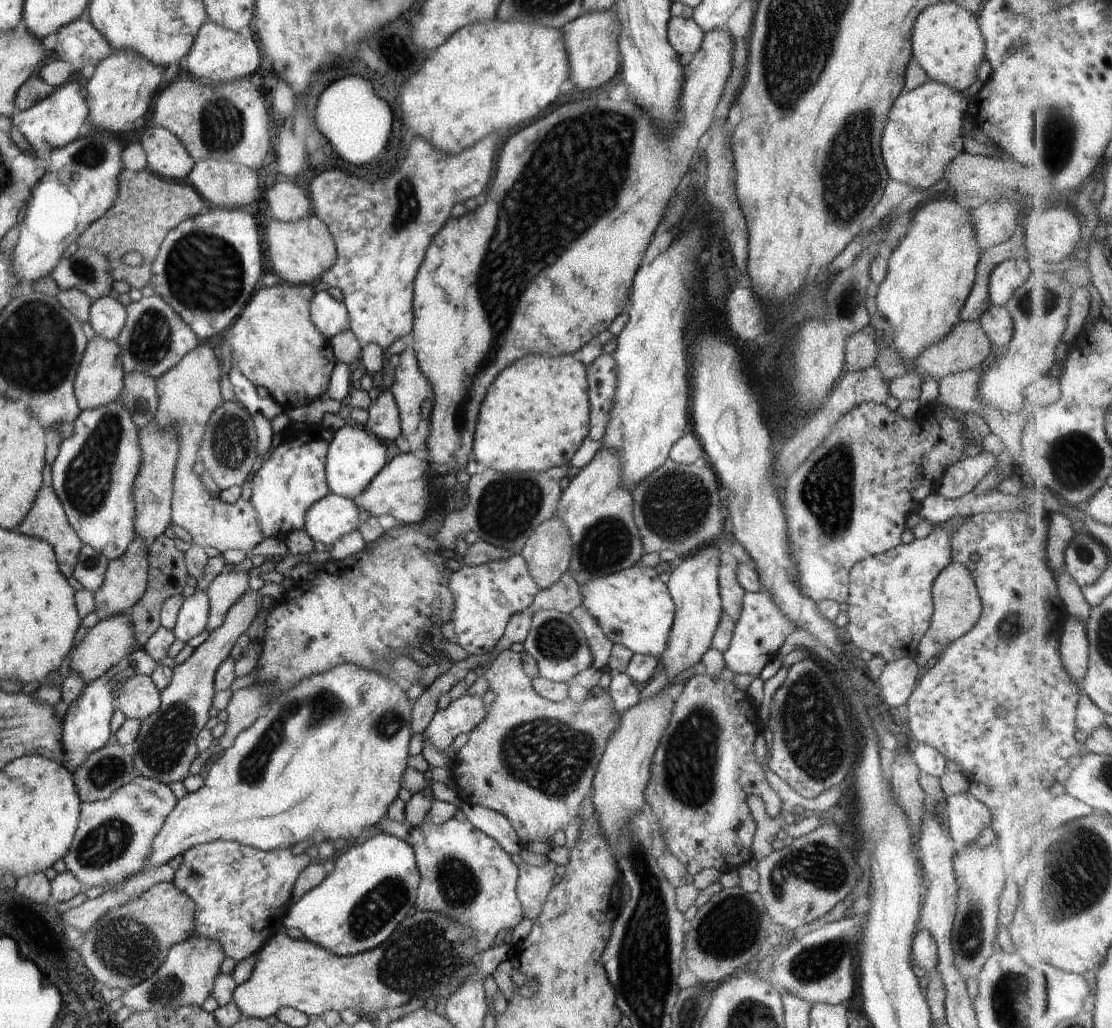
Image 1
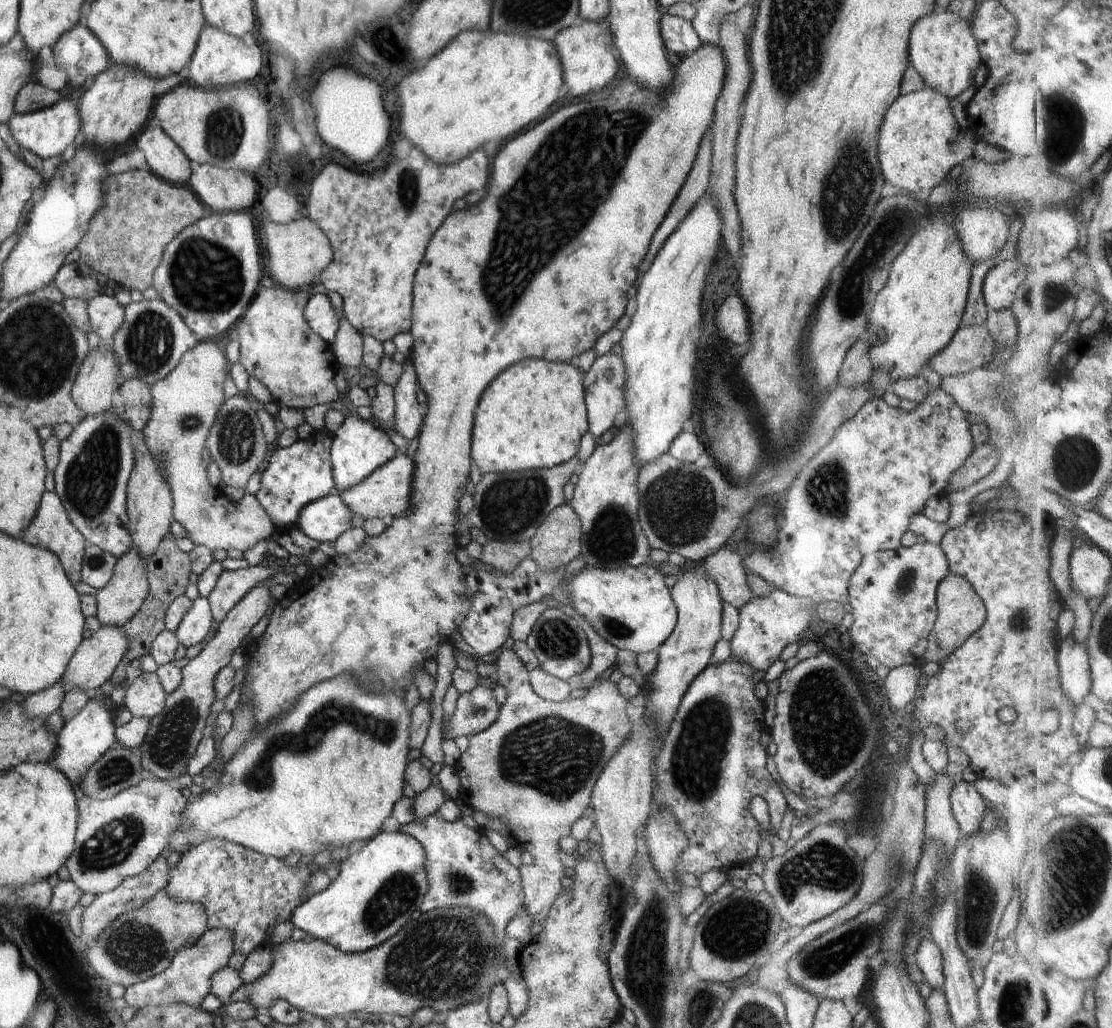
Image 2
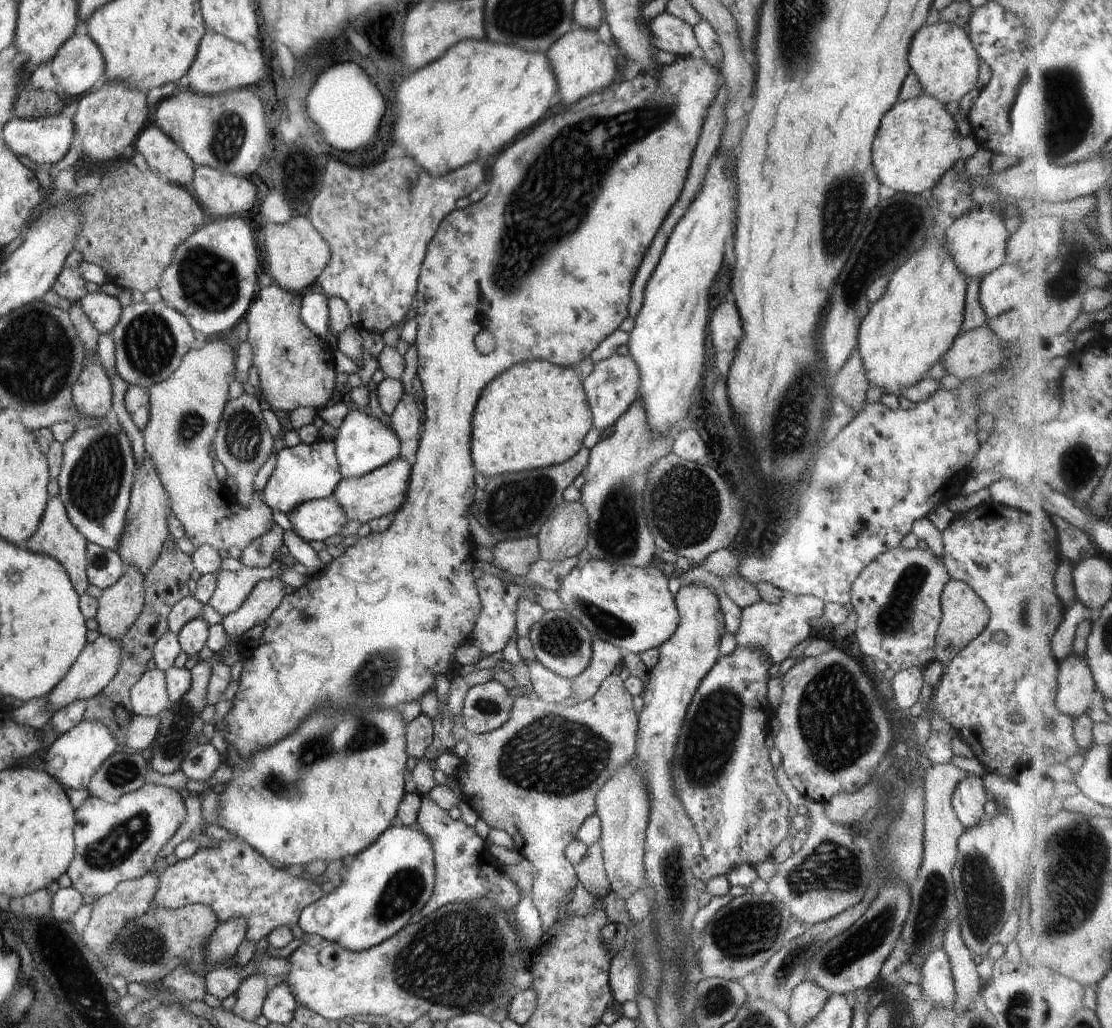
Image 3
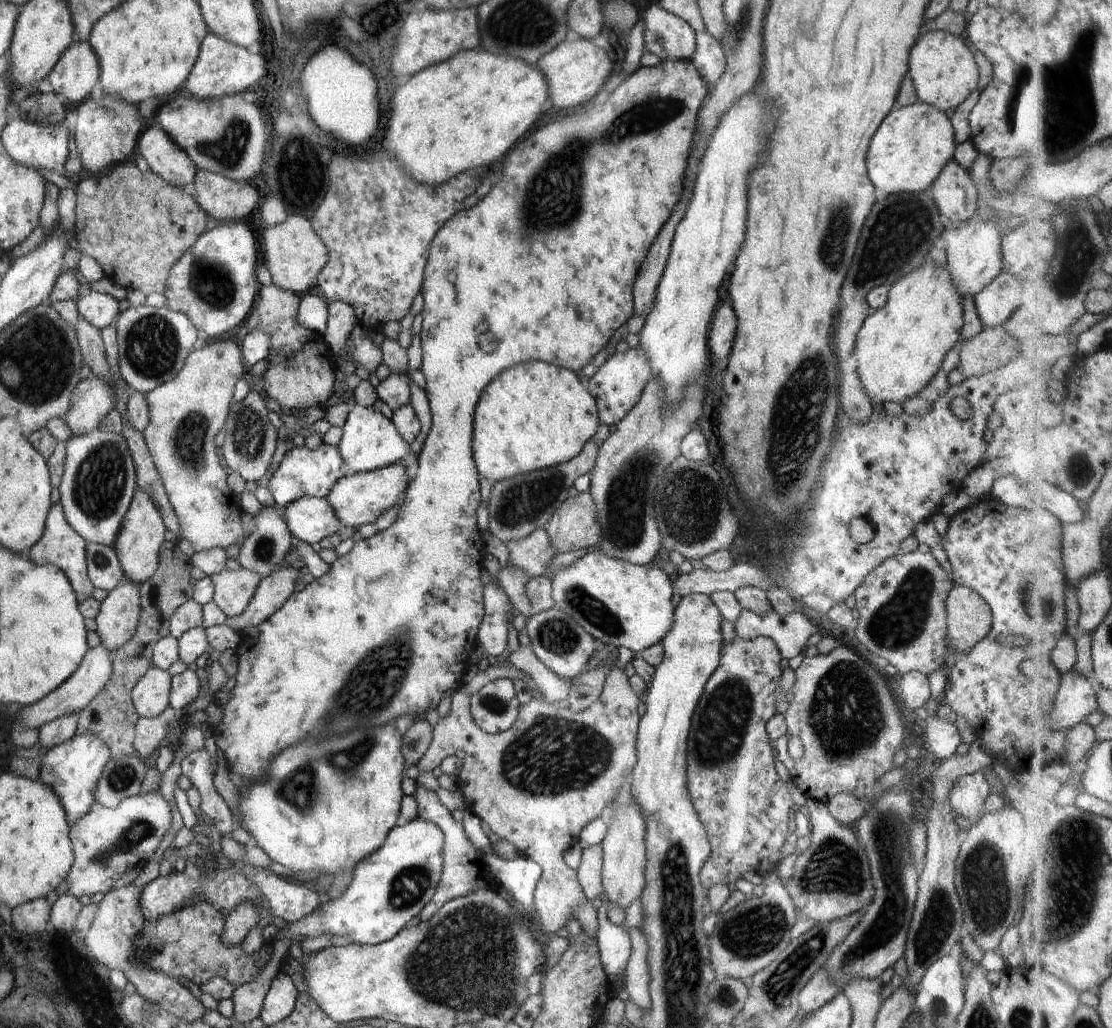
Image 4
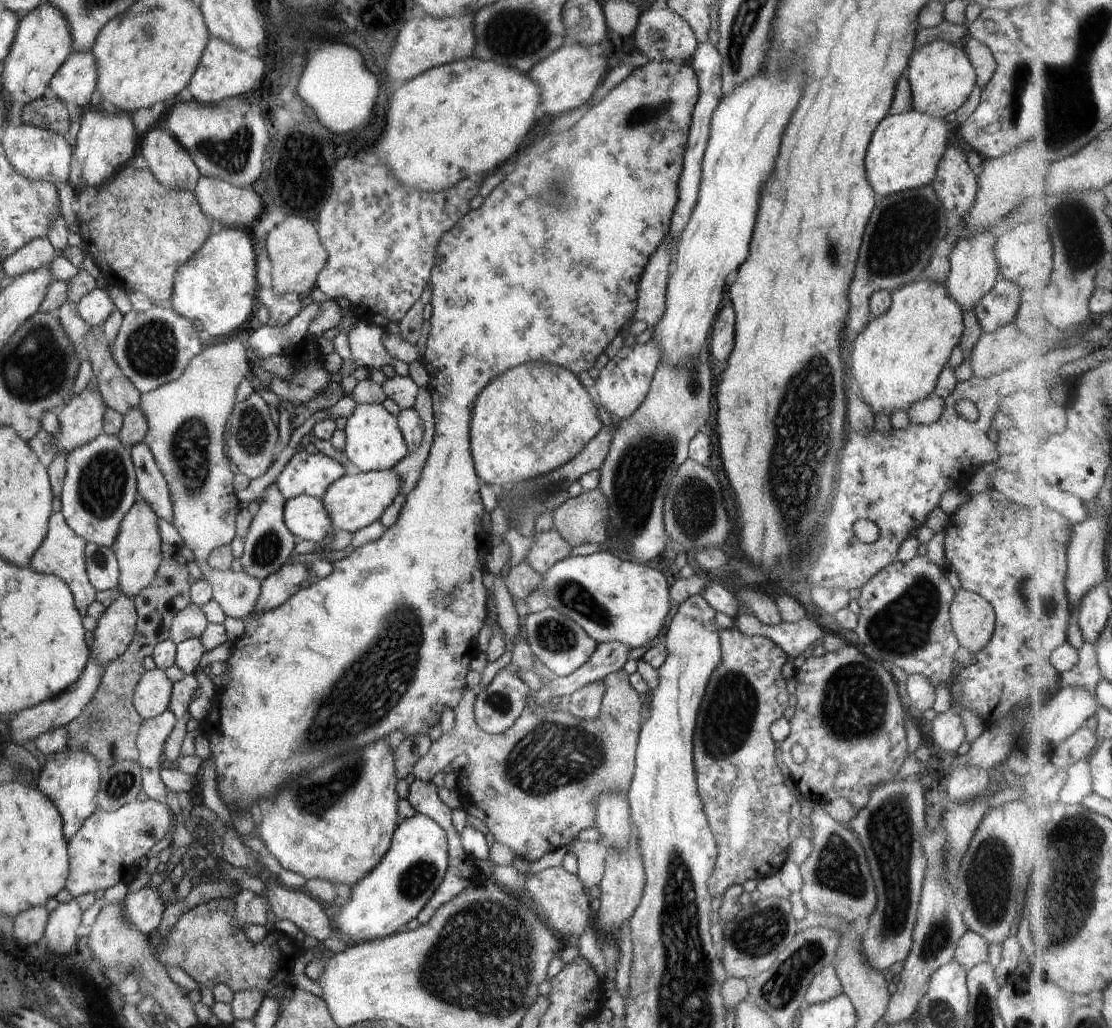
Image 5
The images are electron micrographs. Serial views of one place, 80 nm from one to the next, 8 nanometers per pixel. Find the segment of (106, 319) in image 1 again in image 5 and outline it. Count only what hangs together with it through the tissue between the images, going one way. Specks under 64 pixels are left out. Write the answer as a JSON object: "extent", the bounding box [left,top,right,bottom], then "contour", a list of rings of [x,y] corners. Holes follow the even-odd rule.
{"extent":[76,287,116,328],"contour":[[[97,287],[85,294],[76,305],[78,314],[90,328],[100,327],[116,309],[109,293]]]}

